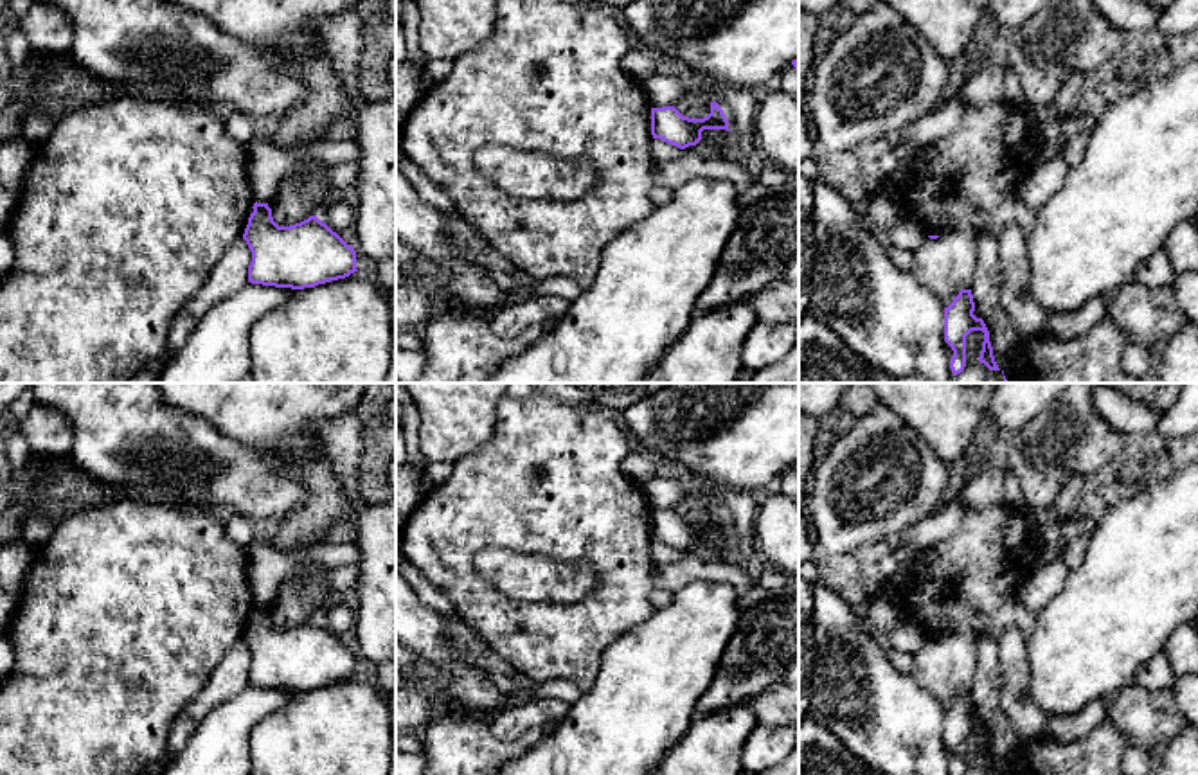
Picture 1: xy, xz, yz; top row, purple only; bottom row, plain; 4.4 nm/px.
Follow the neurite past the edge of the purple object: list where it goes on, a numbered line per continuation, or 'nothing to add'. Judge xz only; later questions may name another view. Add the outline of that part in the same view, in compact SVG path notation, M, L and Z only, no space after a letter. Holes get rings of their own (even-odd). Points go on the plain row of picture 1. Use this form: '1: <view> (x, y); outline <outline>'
nothing to add

